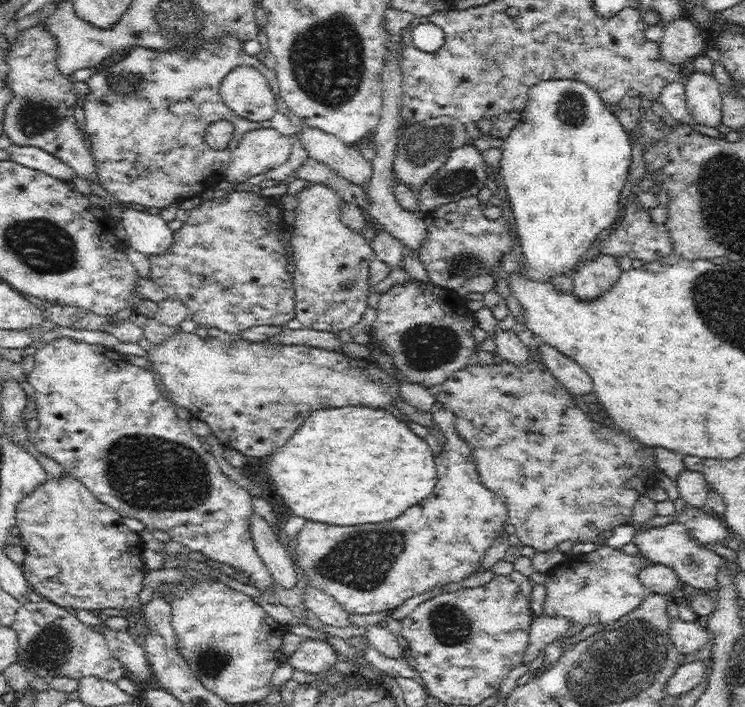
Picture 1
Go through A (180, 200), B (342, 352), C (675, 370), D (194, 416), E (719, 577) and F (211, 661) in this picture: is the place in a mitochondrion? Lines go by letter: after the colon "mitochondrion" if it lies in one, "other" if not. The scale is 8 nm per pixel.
A: other
B: other
C: other
D: other
E: other
F: mitochondrion

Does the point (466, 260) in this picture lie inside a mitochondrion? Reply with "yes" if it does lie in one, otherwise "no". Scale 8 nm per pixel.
yes

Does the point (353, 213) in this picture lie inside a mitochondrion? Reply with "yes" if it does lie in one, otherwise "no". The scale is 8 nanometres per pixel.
no

